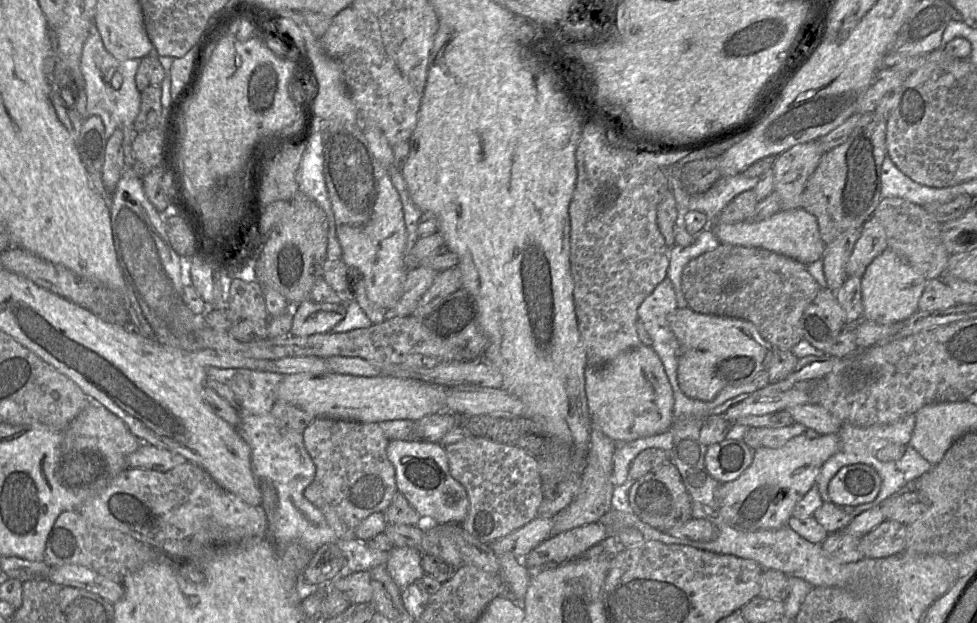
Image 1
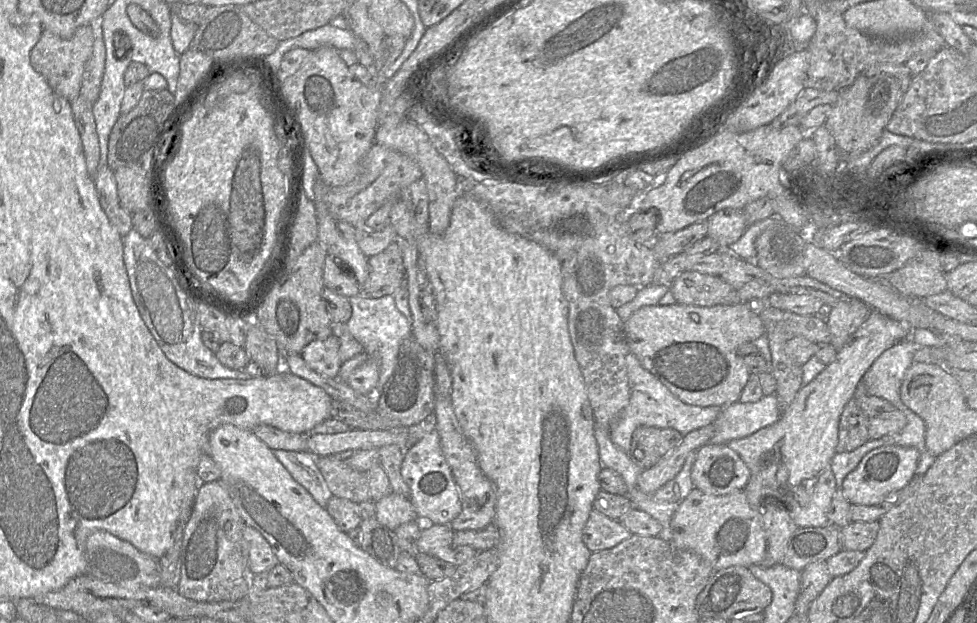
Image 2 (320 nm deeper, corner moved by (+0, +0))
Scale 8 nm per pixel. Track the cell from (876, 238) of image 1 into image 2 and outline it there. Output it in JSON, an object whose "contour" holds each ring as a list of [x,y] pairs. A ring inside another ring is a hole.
{"contour":[[[851,298],[826,309],[826,322],[831,334],[830,343],[839,351],[868,318],[872,308],[857,298]]]}

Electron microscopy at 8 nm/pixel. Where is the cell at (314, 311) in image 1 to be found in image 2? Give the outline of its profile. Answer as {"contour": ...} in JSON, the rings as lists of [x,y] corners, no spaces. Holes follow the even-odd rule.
{"contour":[[[333,333],[322,340],[314,340],[304,347],[300,356],[317,373],[336,378],[342,365],[339,357],[340,339]]]}

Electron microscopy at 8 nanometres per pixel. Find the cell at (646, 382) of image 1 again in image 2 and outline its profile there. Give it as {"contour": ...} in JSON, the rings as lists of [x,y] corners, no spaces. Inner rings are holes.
{"contour":[[[871,309],[868,318],[855,331],[850,341],[837,351],[833,361],[810,383],[800,388],[792,403],[782,411],[775,423],[726,444],[741,457],[751,474],[766,487],[766,493],[775,494],[785,503],[797,527],[825,527],[829,524],[827,513],[836,491],[831,459],[837,453],[838,427],[842,410],[853,397],[858,383],[874,361],[897,342],[909,339],[911,332],[912,328],[907,323],[901,323]]]}

